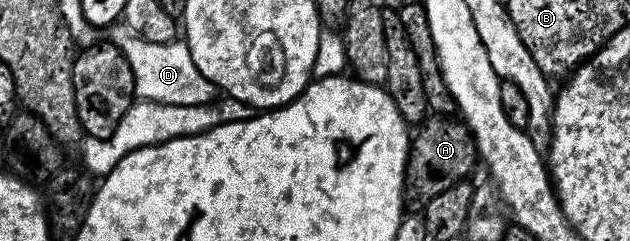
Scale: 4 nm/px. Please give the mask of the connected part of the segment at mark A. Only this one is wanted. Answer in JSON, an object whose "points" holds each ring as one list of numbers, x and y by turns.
{"points":[[433,114,419,124,418,130,408,148,408,164,404,166,404,198,416,209,423,209,438,193,467,180,478,156,472,130,459,118]]}

